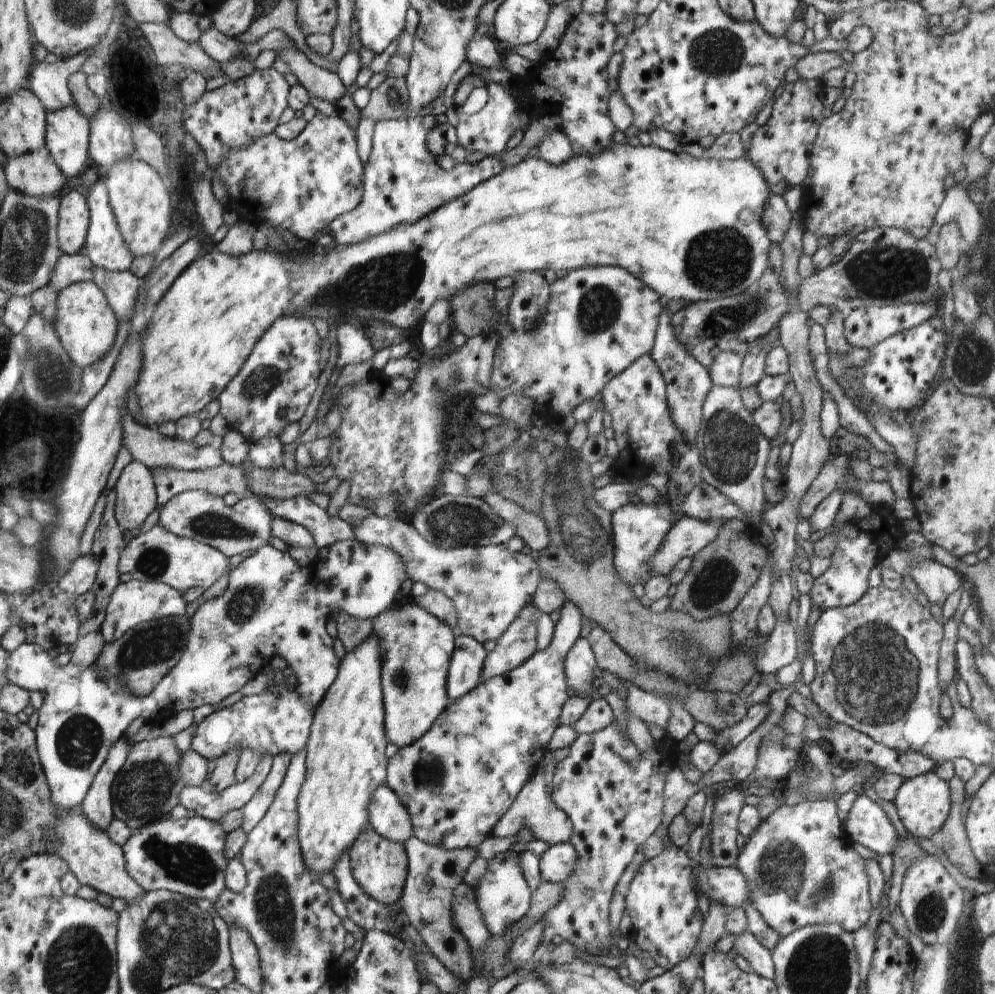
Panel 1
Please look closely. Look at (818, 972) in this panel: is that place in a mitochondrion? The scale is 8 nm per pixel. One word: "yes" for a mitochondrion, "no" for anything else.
yes

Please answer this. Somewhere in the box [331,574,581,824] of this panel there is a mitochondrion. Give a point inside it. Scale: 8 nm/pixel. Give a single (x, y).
(428, 773)

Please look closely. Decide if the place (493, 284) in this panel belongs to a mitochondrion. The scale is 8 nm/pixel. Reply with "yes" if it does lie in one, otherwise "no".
no

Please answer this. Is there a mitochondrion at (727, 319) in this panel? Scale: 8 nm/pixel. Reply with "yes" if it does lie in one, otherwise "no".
yes

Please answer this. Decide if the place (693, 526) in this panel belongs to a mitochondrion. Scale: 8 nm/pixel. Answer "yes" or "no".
no

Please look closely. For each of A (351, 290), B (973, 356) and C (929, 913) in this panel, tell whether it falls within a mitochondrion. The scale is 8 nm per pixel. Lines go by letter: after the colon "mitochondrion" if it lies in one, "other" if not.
A: mitochondrion
B: mitochondrion
C: mitochondrion

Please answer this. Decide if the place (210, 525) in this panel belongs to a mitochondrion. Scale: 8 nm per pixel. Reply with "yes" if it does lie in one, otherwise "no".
yes

